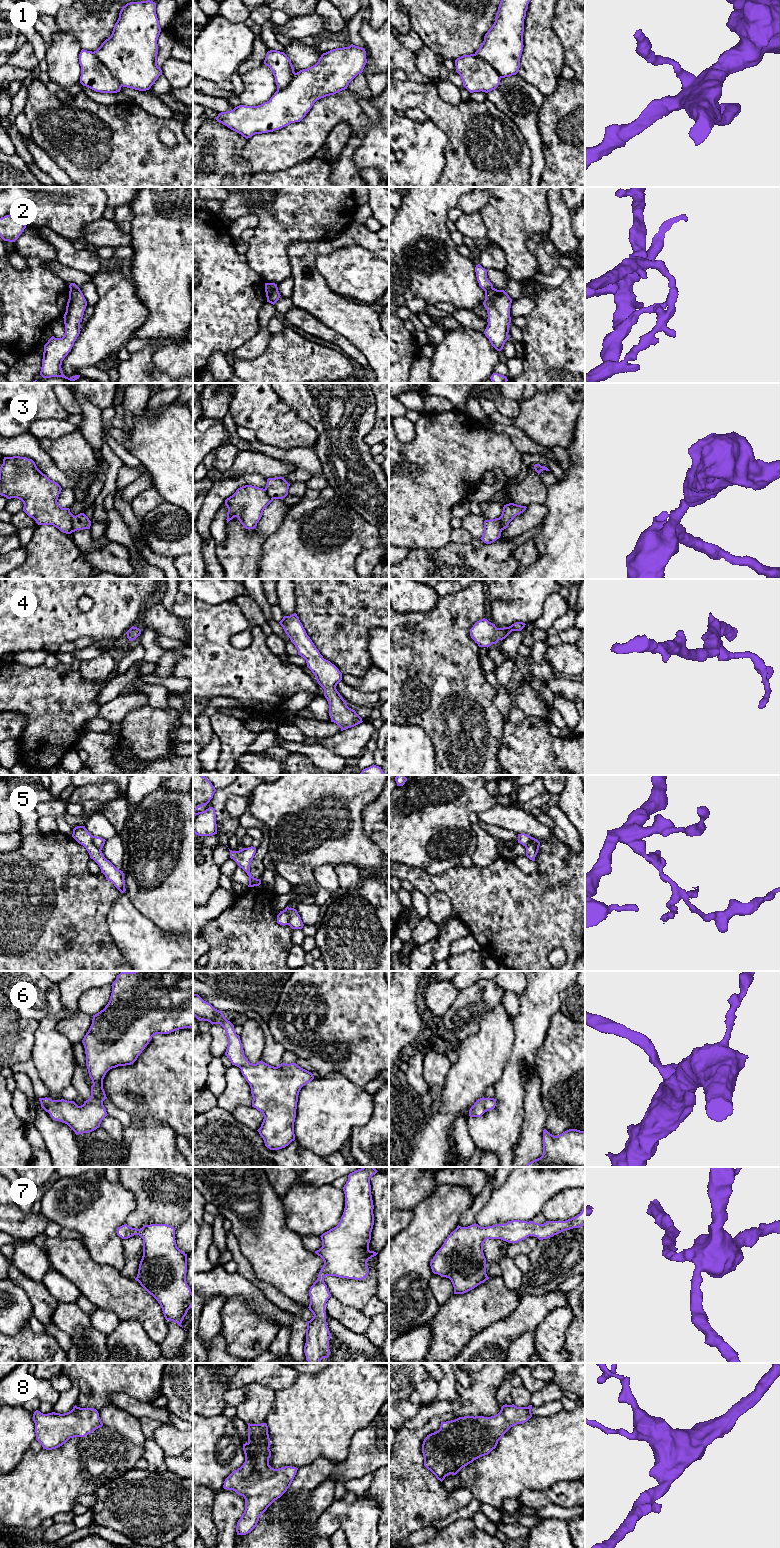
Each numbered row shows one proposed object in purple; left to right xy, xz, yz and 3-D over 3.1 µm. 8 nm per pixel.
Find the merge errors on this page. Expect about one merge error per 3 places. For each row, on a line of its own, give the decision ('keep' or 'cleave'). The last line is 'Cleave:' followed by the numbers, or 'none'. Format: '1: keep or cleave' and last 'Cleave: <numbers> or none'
1: cleave
2: cleave
3: cleave
4: keep
5: cleave
6: keep
7: keep
8: keep
Cleave: 1, 2, 3, 5

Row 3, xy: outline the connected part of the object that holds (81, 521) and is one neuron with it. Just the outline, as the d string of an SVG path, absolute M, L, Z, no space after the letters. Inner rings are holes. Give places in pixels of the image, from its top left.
M80 513L73 519L73 527L71 533L77 530L90 529L90 526L91 521L89 518L84 513Z

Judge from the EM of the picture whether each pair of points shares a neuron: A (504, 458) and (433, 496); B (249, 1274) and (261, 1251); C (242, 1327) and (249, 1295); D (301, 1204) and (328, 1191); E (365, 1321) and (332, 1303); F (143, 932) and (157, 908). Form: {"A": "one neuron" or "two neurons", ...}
{"A": "one neuron", "B": "two neurons", "C": "two neurons", "D": "one neuron", "E": "one neuron", "F": "two neurons"}

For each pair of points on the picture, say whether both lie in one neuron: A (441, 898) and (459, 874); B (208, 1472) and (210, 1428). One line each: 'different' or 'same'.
A: different
B: same

